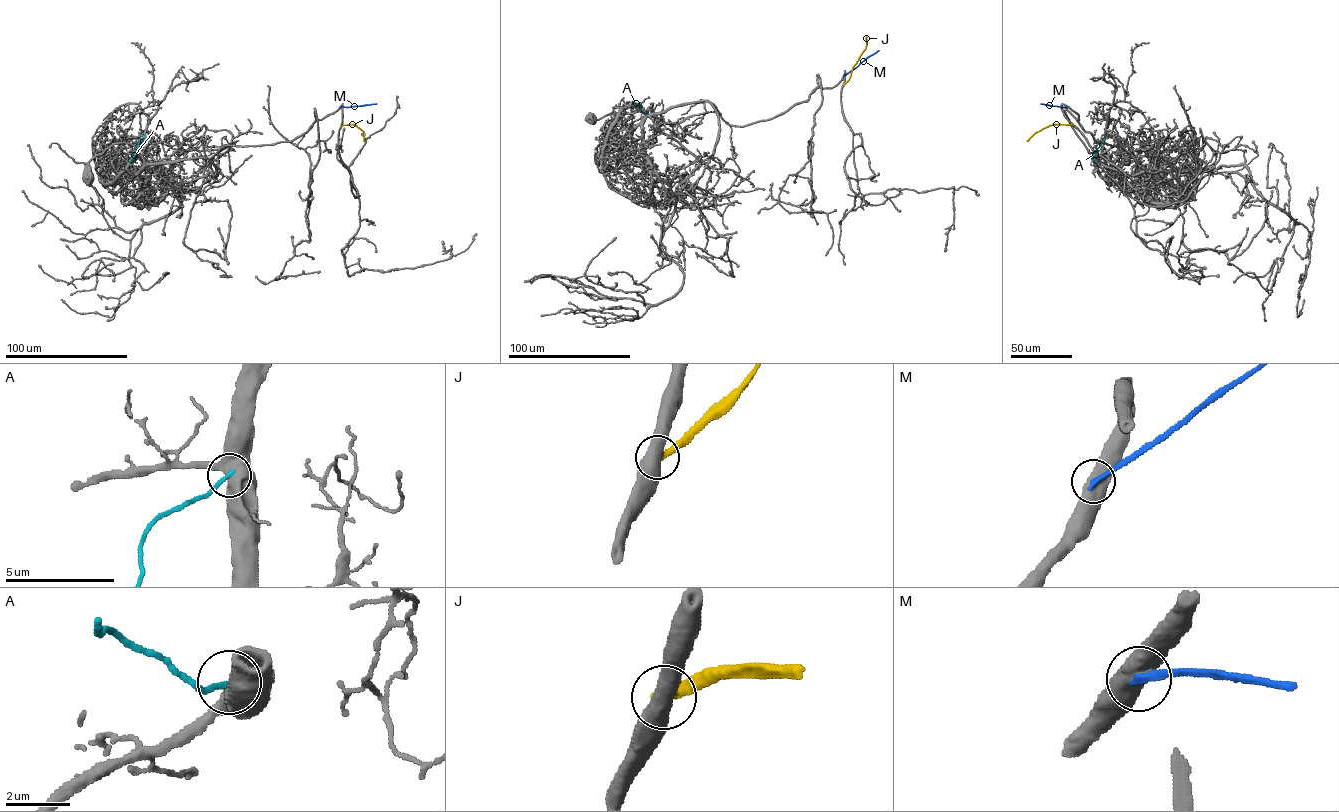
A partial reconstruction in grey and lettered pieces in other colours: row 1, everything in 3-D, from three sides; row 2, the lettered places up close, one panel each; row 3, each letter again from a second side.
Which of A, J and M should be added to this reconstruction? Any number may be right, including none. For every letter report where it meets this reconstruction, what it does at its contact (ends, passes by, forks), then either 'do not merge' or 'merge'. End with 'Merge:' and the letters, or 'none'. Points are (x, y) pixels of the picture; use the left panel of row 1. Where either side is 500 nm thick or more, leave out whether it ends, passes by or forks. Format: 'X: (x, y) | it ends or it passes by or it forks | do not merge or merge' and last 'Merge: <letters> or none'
A: (144, 136) | do not merge
J: (341, 126) | do not merge
M: (340, 107) | do not merge
Merge: none

